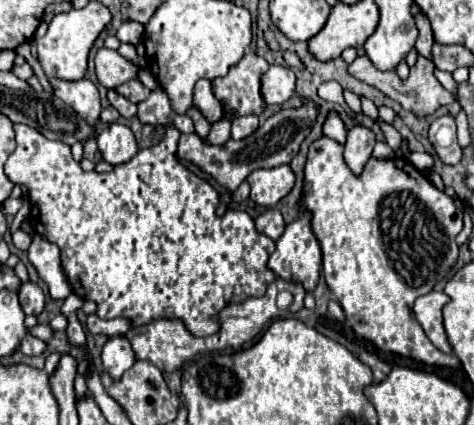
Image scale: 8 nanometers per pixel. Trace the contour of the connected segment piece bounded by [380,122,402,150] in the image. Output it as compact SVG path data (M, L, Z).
M380 122L380 124L382 124L382 130L384 130L384 134L386 134L386 142L388 142L388 146L390 146L392 150L396 150L396 148L400 146L402 136L400 136L390 124L384 124L384 122Z

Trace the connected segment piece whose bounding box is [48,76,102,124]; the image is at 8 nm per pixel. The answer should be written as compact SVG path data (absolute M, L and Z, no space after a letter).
M48 76L48 82L52 86L52 92L60 100L64 100L64 104L68 104L76 112L80 112L80 116L84 116L84 120L88 120L88 124L98 122L102 106L100 106L98 88L94 86L94 82L90 82L88 78L70 82L70 80L54 78L54 76Z

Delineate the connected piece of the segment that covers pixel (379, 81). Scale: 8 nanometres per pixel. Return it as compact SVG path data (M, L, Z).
M360 54L360 56L348 66L348 72L350 72L354 78L358 78L358 80L370 84L370 86L376 86L376 88L382 90L386 96L390 96L392 100L396 100L404 110L412 112L412 114L418 116L418 118L426 118L426 116L434 114L438 108L448 106L448 104L454 102L454 96L452 96L452 94L438 82L438 78L434 76L434 64L432 64L432 60L428 60L428 58L424 58L424 56L418 56L418 60L416 60L416 64L410 68L410 76L408 76L406 80L402 80L394 70L386 70L386 72L378 70L366 54Z

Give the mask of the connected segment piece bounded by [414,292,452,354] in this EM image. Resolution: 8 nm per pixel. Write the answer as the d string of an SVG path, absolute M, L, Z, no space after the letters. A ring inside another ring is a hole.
M442 292L424 294L414 302L414 314L416 314L416 320L420 322L420 326L424 328L426 336L430 338L430 342L438 350L450 354L452 346L448 342L448 336L446 336L446 330L442 324L442 306L446 302L448 302L448 296L444 296Z

